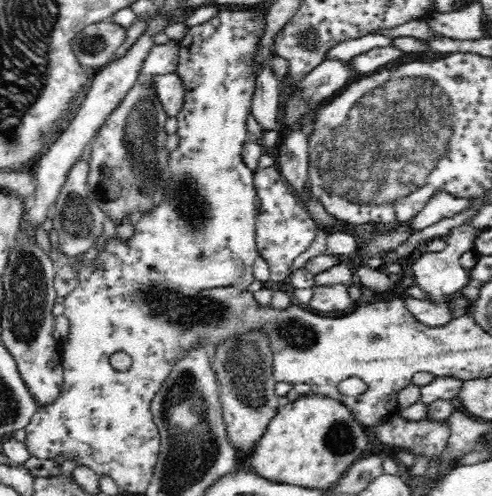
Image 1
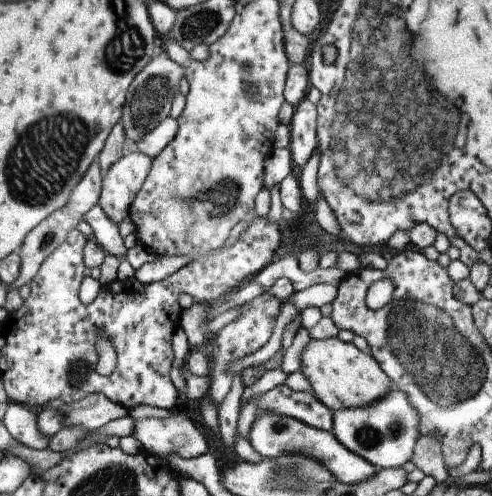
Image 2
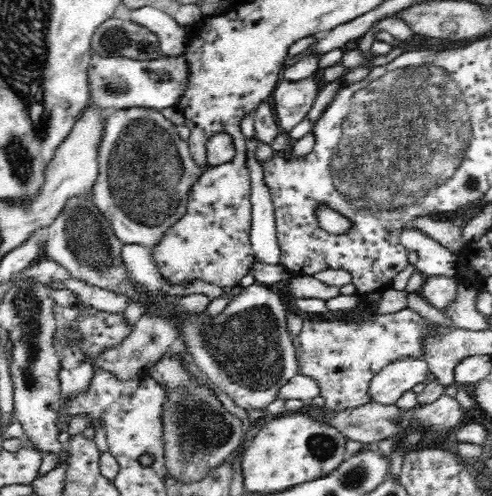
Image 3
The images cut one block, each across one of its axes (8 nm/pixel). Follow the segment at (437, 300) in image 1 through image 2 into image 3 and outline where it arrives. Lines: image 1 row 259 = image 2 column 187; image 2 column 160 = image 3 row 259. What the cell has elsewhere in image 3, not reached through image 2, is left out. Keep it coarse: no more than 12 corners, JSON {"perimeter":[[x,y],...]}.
{"perimeter":[[404,230],[400,244],[416,250],[426,278],[456,276],[458,256],[438,240]]}

